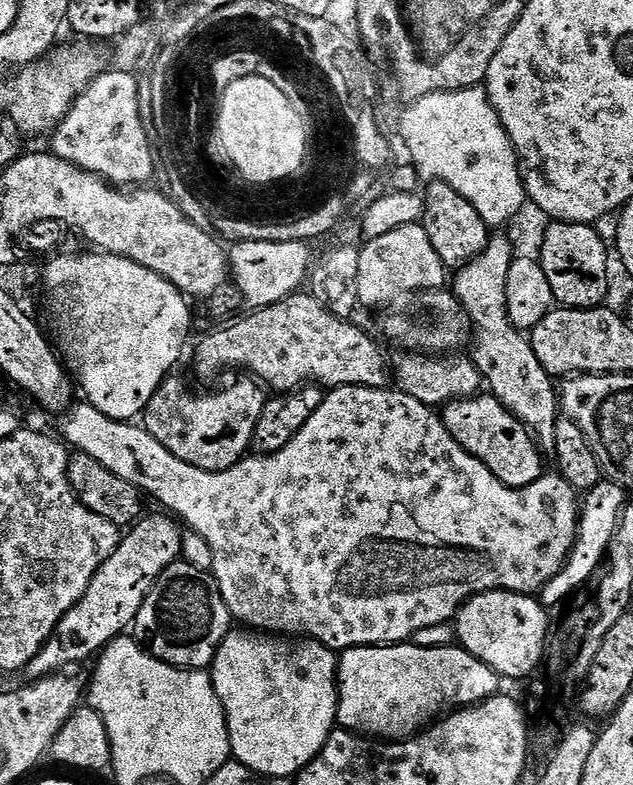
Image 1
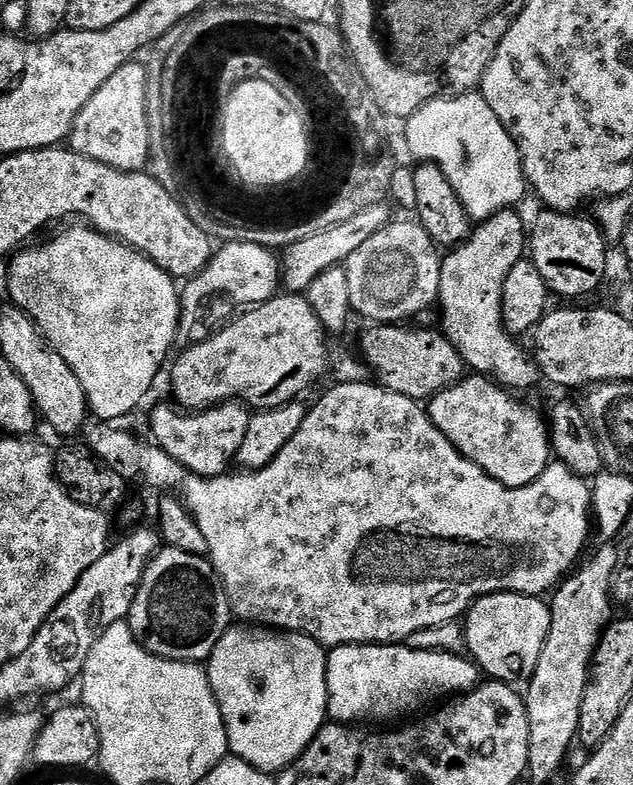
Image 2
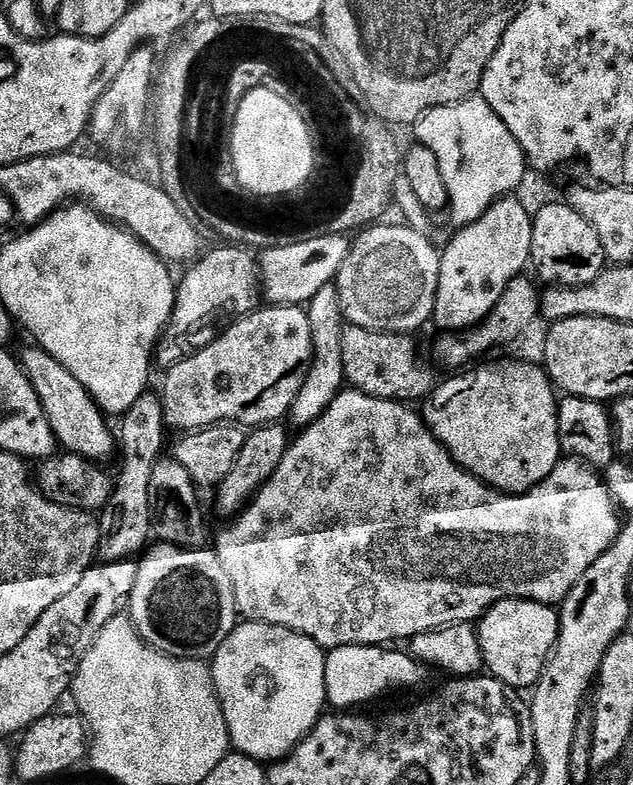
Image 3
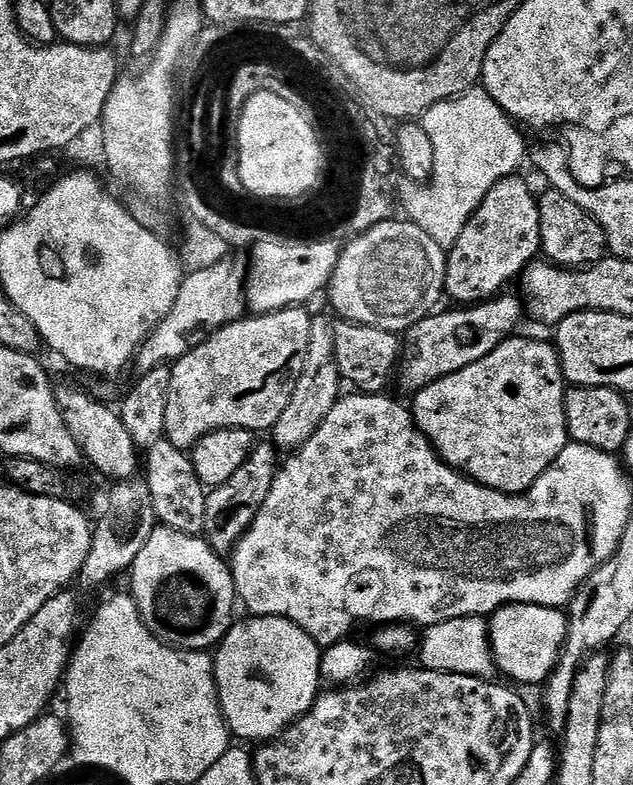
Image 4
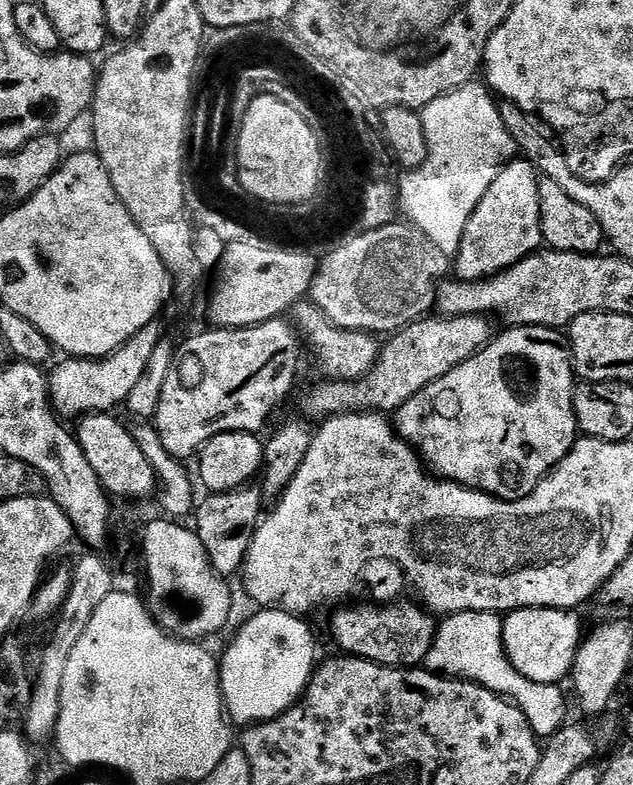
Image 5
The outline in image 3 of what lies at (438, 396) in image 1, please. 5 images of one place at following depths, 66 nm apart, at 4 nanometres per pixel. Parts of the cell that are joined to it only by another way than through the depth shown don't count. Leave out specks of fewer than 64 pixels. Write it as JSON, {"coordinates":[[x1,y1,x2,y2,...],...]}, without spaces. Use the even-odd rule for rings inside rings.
{"coordinates":[[348,324,342,334,345,381,355,391,374,398,401,402,427,401,436,390,438,377,426,361,420,360,420,352,412,339,411,335,403,332,379,332]]}

